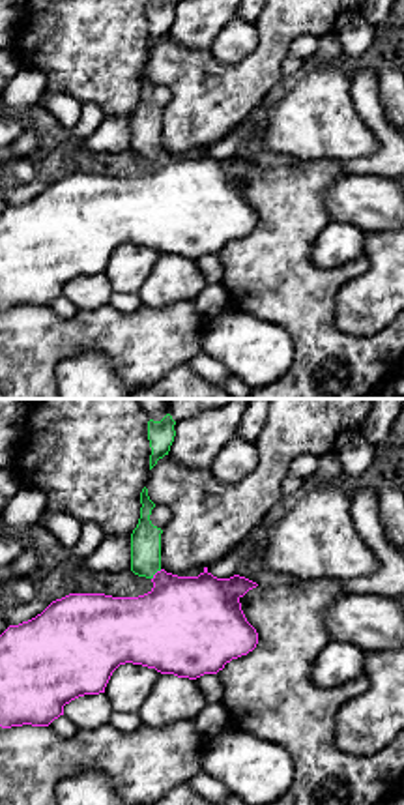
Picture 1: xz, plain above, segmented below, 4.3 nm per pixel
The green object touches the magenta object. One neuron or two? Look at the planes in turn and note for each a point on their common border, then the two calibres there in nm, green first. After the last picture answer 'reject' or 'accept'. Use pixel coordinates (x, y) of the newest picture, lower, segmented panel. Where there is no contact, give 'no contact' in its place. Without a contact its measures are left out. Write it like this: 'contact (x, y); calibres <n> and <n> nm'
contact (156, 571); calibres 130 and 400 nm

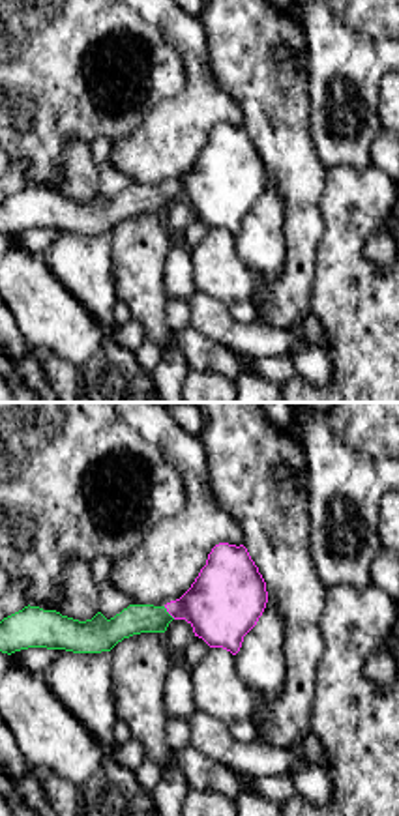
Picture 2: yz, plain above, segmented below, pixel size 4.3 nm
contact (167, 612); calibres 130 and 320 nm

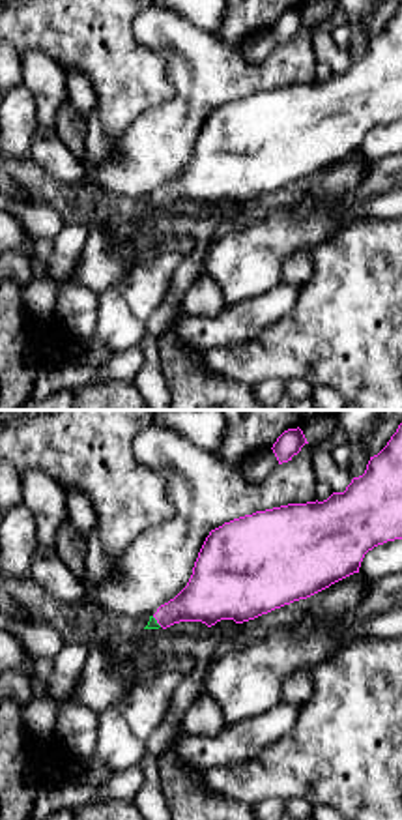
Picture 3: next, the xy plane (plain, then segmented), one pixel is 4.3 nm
contact (156, 622); calibres 50 and 220 nm

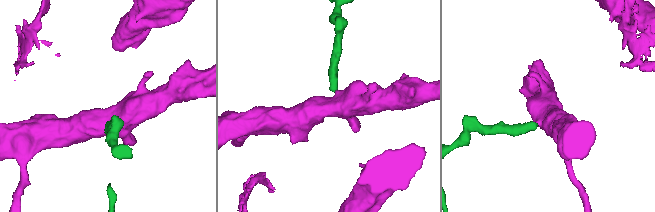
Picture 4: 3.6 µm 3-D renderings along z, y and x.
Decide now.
accept

